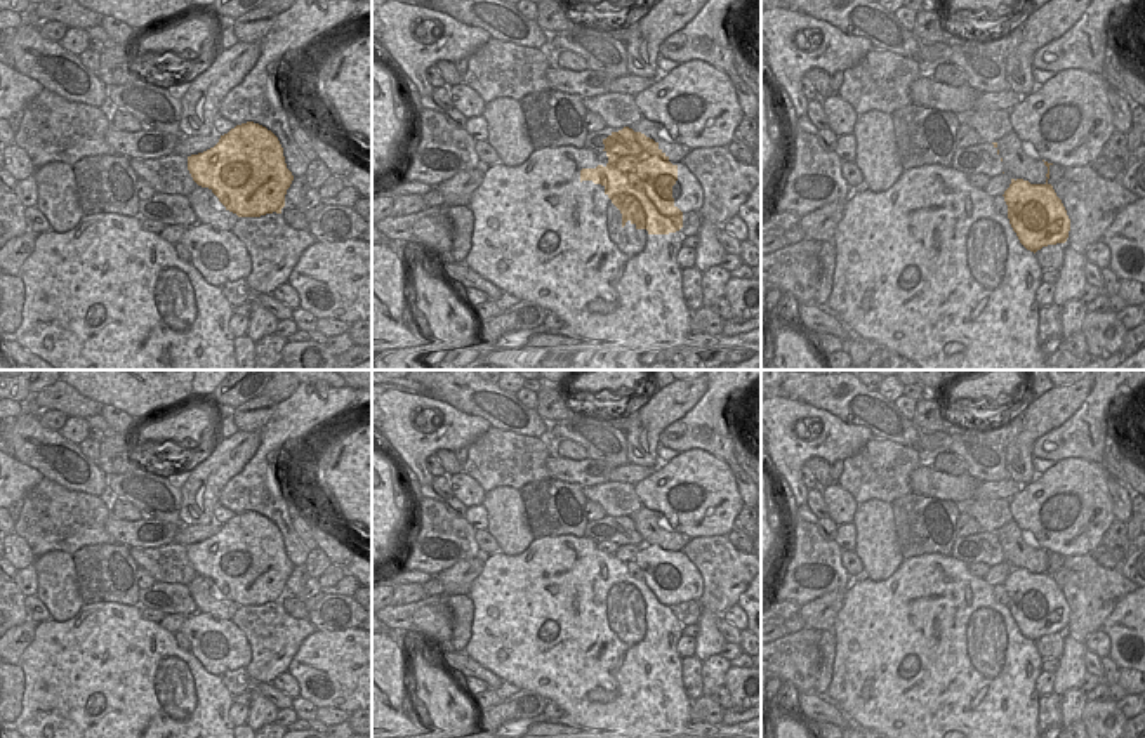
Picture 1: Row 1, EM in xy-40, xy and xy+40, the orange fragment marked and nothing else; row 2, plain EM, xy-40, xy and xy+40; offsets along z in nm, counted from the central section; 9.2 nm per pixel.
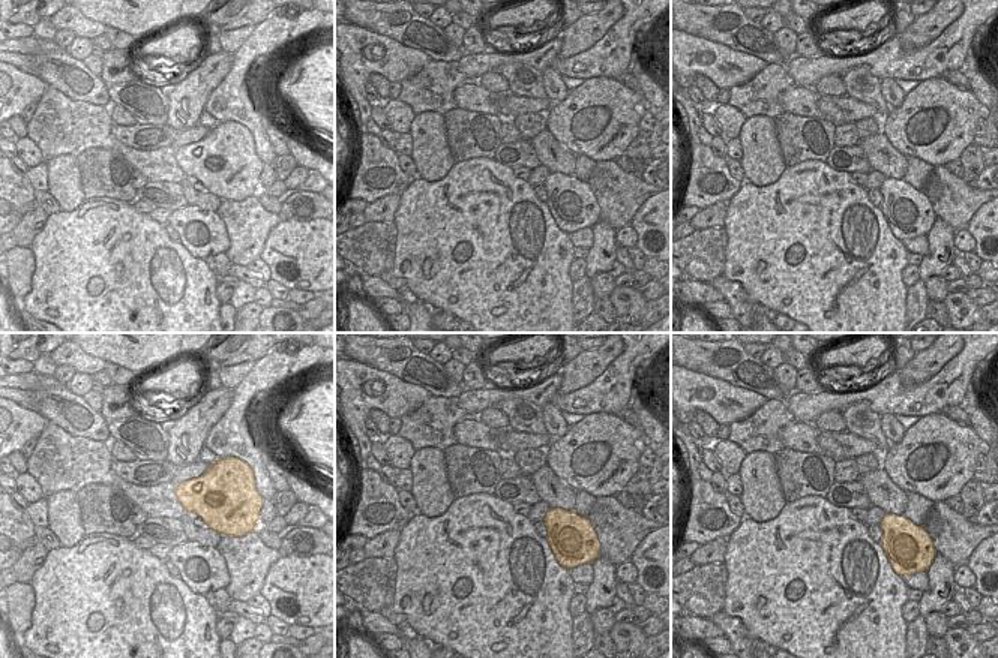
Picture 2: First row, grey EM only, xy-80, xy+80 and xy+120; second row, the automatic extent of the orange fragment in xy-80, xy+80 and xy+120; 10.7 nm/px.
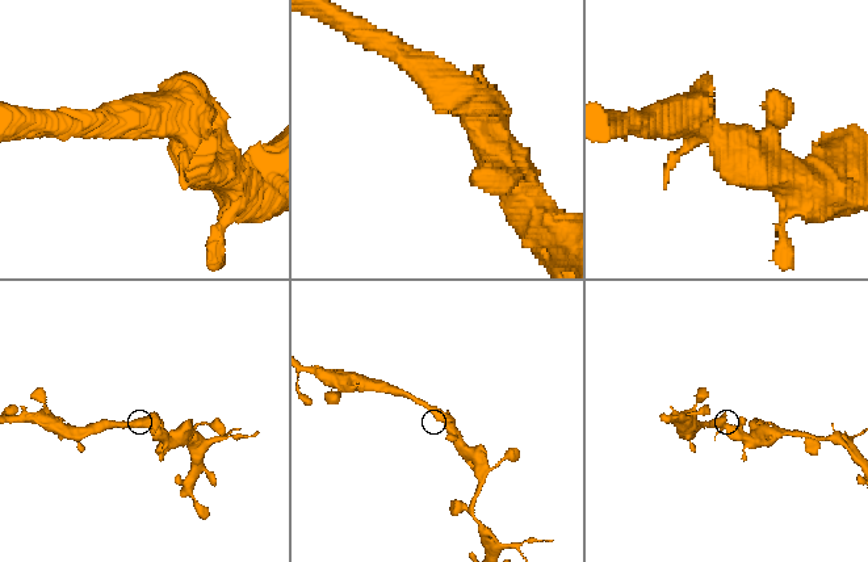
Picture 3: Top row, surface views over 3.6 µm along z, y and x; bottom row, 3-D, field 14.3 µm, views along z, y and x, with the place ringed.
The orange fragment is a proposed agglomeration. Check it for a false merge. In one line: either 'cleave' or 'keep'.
cleave

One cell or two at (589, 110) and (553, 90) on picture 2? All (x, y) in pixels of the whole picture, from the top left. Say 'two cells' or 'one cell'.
two cells

